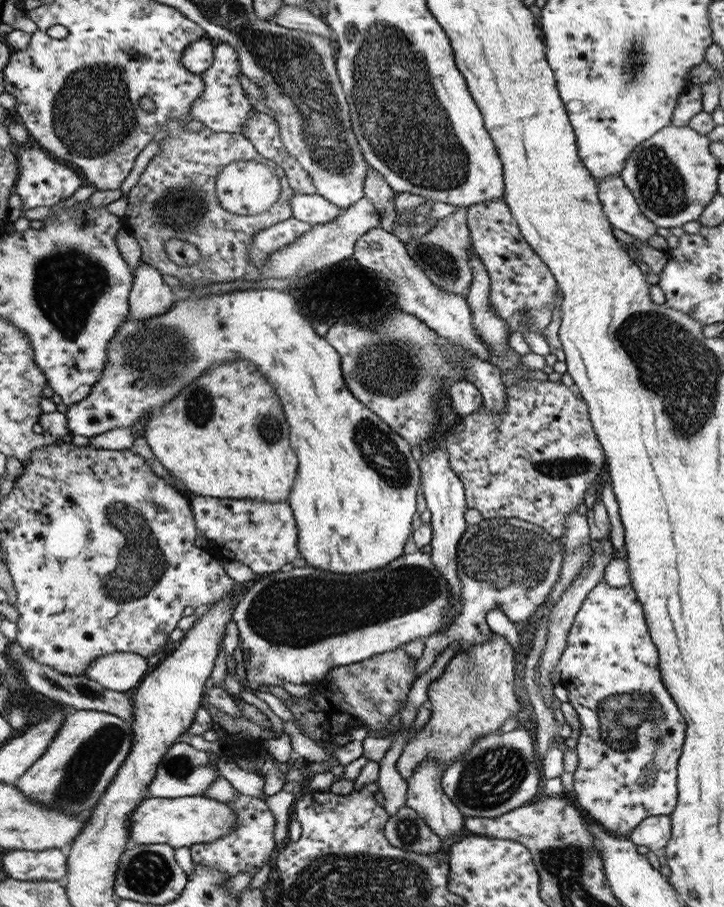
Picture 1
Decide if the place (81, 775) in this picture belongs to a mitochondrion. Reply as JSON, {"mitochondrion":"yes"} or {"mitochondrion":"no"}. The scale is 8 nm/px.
{"mitochondrion":"yes"}

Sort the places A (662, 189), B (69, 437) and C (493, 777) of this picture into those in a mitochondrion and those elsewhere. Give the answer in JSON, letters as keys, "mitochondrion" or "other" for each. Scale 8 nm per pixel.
{"A":"mitochondrion","B":"other","C":"mitochondrion"}

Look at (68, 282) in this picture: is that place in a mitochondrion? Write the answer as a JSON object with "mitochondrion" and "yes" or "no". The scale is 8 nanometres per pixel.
{"mitochondrion":"yes"}

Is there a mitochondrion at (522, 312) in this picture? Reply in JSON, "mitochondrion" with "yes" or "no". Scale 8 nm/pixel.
{"mitochondrion":"yes"}

